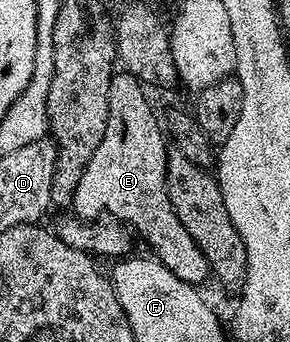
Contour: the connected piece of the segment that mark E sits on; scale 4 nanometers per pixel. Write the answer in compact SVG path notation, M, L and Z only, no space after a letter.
M114 72L109 88L107 131L103 131L103 139L99 147L95 147L95 155L91 155L91 163L87 163L83 179L79 179L79 187L75 187L71 209L81 219L97 219L100 213L110 213L113 216L110 218L128 223L135 233L137 228L138 235L154 249L150 250L157 260L179 275L179 279L200 286L211 270L203 251L199 251L191 235L187 235L169 202L165 190L167 137L162 122L145 98L145 89L146 86L129 73Z

